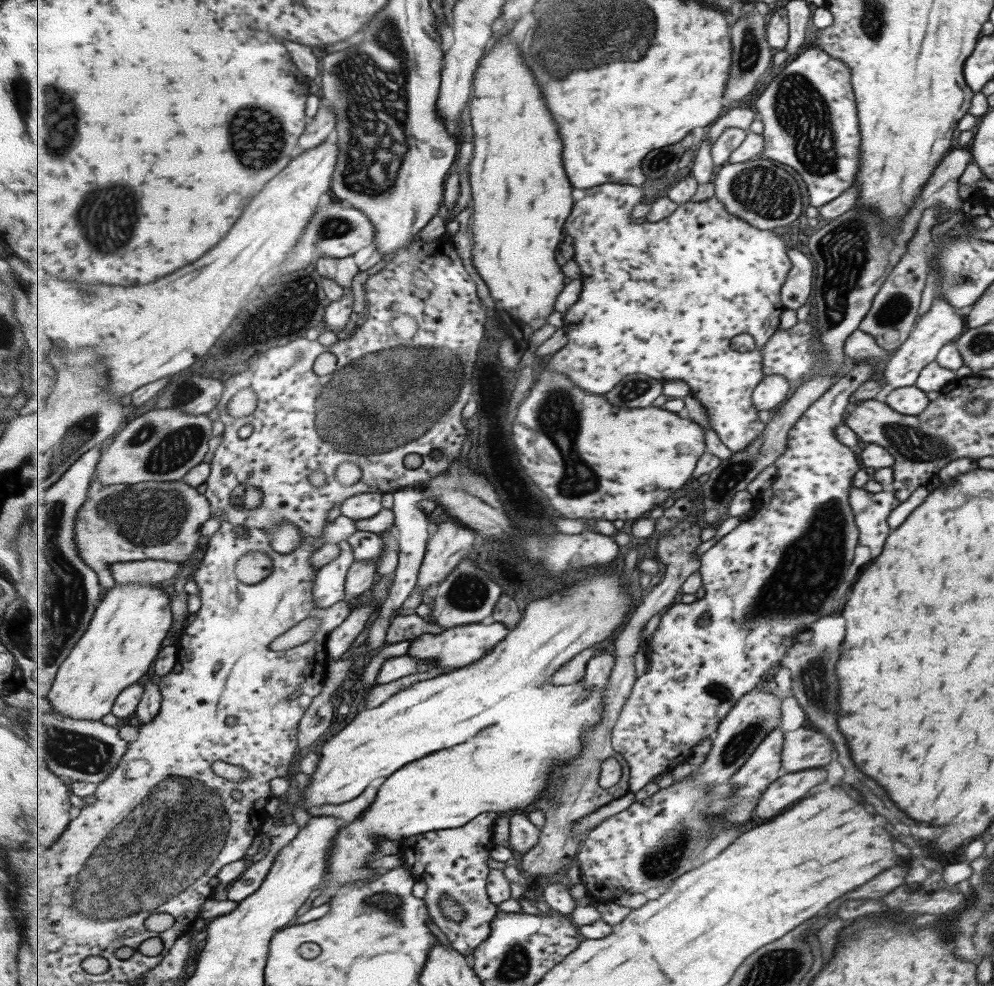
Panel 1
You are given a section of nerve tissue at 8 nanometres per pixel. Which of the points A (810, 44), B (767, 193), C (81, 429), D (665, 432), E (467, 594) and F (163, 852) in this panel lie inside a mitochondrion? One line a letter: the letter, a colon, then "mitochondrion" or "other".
A: other
B: mitochondrion
C: mitochondrion
D: other
E: mitochondrion
F: mitochondrion

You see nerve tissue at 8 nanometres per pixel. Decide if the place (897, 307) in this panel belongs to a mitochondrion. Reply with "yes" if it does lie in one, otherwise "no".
yes

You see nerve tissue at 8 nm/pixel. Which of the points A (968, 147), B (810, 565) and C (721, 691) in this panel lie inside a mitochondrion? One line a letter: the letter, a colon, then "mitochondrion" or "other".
A: other
B: mitochondrion
C: mitochondrion

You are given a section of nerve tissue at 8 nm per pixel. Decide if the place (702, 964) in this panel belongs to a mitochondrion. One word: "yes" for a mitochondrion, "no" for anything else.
no

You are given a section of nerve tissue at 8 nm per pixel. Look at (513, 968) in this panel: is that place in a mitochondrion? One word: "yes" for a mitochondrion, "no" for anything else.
yes

